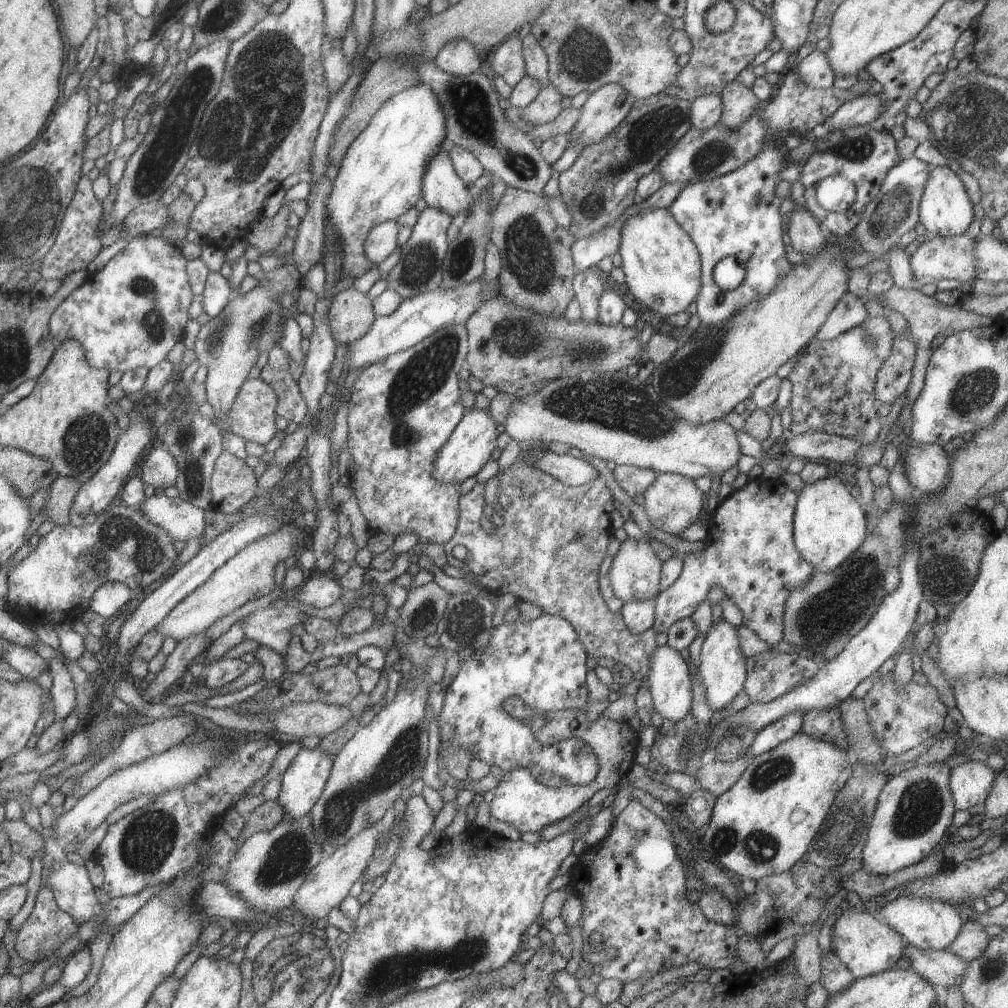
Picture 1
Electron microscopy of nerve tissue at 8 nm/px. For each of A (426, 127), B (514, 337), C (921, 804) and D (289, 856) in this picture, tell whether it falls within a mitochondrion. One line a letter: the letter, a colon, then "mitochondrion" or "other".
A: other
B: mitochondrion
C: mitochondrion
D: mitochondrion

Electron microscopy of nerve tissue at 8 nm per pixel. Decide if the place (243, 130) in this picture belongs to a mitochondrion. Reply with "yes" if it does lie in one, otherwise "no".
yes

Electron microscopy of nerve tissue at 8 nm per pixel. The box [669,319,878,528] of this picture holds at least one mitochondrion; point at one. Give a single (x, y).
(868, 342)

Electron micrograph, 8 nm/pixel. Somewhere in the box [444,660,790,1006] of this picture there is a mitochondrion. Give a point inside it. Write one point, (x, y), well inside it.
(760, 848)

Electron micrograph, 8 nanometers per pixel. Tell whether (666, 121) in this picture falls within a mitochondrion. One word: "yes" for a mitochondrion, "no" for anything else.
yes

